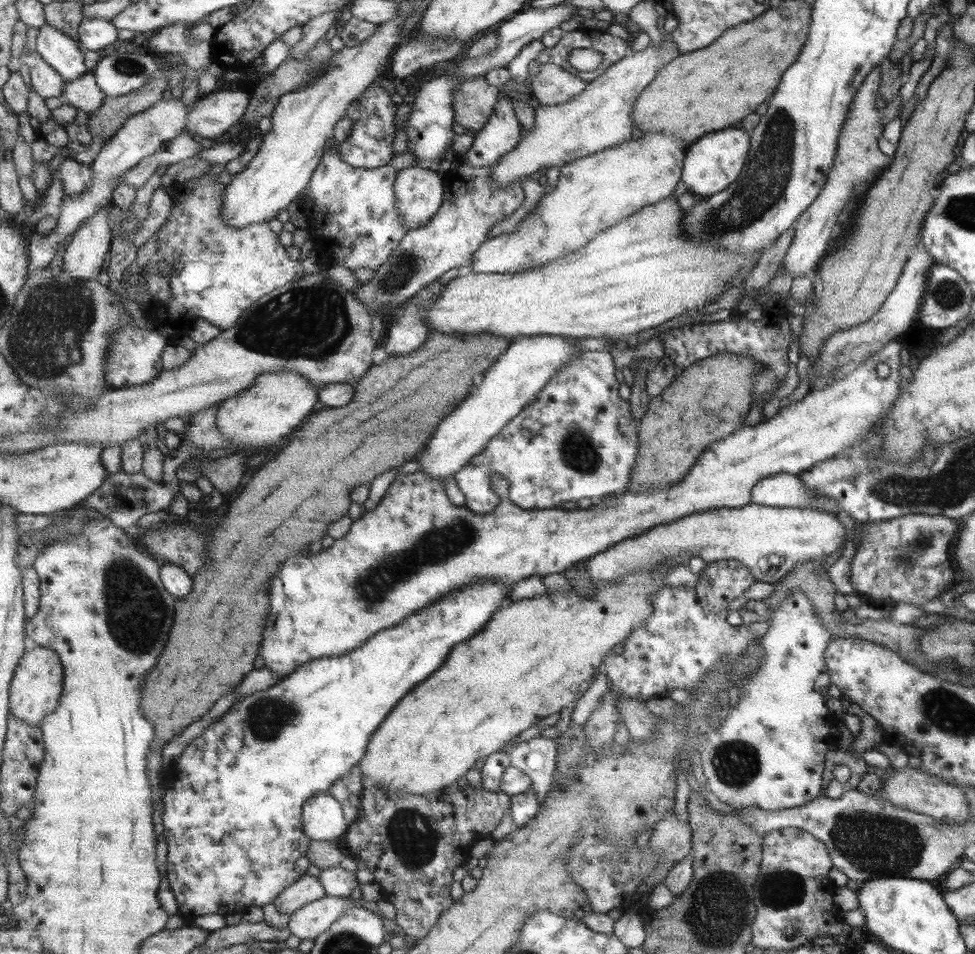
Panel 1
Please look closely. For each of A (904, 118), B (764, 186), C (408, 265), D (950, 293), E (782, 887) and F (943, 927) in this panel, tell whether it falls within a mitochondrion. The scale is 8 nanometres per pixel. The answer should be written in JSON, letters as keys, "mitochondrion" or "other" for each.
{"A":"other","B":"mitochondrion","C":"mitochondrion","D":"mitochondrion","E":"mitochondrion","F":"other"}

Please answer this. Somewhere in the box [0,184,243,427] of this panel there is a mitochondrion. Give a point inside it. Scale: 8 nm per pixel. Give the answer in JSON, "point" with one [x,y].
{"point":[46,340]}

